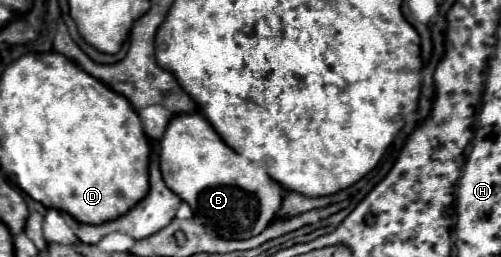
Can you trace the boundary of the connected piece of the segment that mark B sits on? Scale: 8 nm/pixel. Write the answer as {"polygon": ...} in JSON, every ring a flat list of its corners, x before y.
{"polygon":[[200,113,172,117,160,151,160,169,166,185,190,205,198,223,224,239,248,239,262,233,282,203,282,185,264,169,240,167,238,155,222,143,220,135]]}

